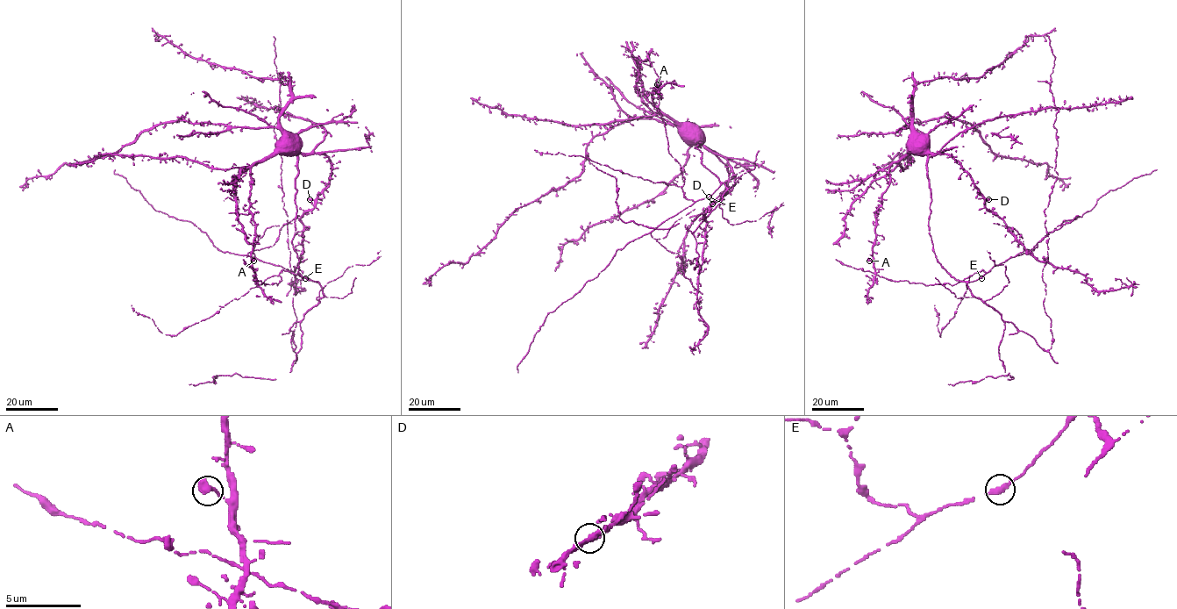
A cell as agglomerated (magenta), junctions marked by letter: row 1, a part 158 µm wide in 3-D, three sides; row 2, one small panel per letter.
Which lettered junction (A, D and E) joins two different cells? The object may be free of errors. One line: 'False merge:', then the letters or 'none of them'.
False merge: none of them

